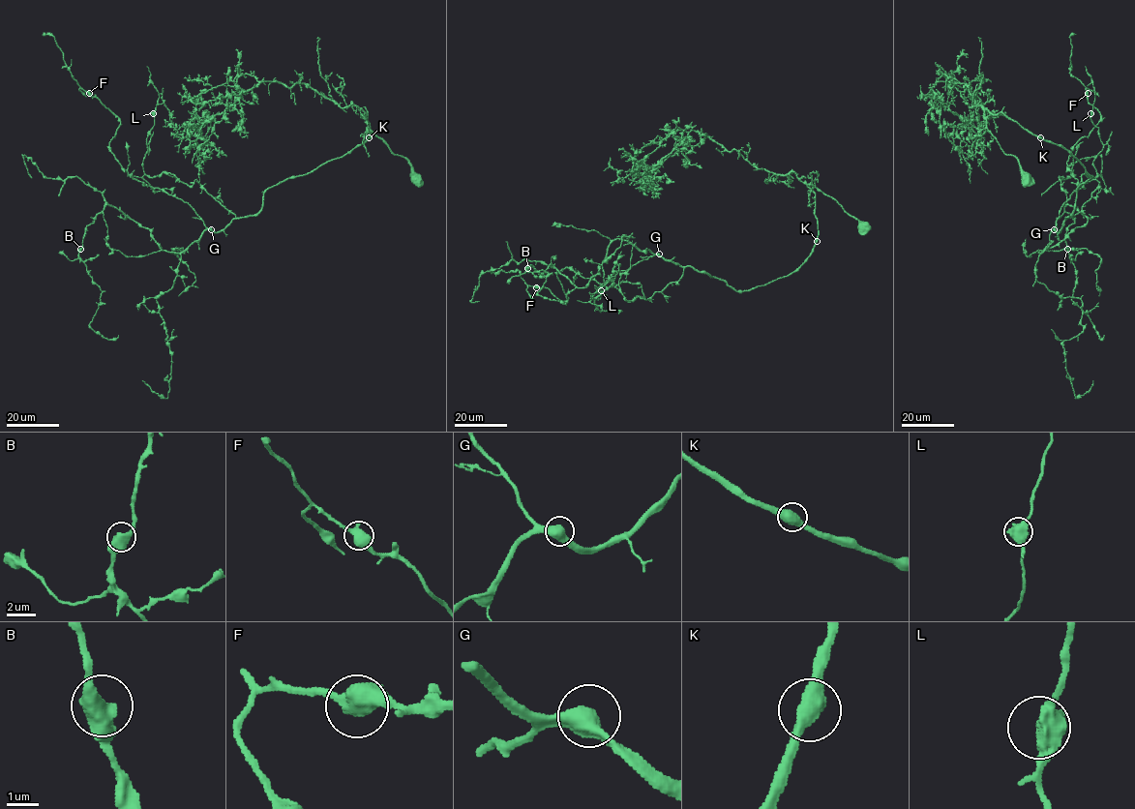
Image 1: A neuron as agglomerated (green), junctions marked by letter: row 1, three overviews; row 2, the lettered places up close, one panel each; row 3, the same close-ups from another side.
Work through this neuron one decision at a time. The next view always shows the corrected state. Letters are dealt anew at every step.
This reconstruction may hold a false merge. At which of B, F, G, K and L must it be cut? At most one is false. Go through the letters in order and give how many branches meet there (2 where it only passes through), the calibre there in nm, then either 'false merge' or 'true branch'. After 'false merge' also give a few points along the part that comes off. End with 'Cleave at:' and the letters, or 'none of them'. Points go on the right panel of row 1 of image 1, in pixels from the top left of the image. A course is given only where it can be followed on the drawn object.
B: 2 | 600 nm | true branch
F: 2 | 600 nm | true branch
G: 2 | 550 nm | true branch
K: 2 | 600 nm | true branch
L: 2 | 600 nm | true branch
Cleave at: none of them

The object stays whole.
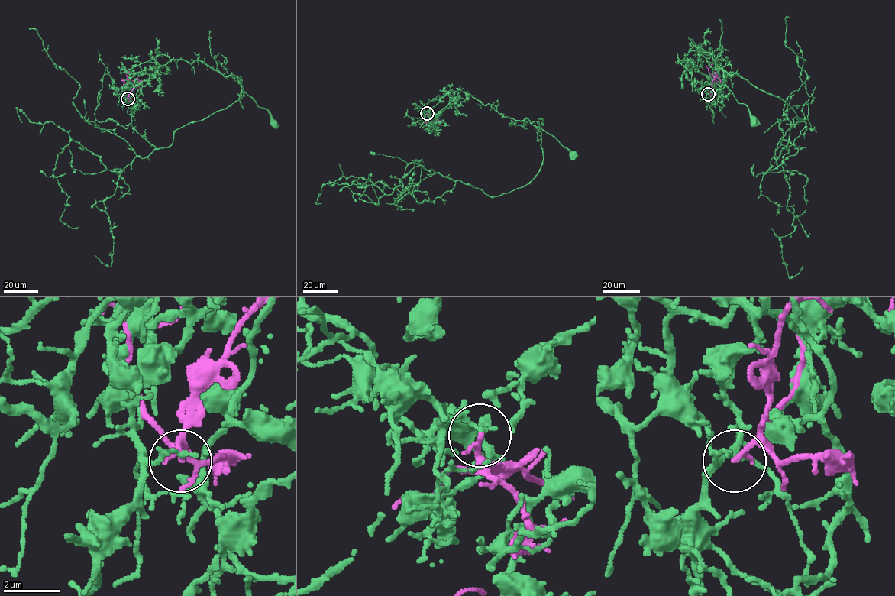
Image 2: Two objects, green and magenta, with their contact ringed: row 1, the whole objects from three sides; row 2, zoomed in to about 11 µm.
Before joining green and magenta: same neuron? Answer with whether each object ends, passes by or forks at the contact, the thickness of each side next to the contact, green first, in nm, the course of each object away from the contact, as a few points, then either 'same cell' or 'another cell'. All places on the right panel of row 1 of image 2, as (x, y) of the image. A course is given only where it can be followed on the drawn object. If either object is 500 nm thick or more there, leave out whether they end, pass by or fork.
green ends | magenta ends | 190/190 nm | green via (708, 94), (712, 80), (684, 57), (690, 51), (712, 56), (714, 69), (722, 69), (725, 83), (753, 120) | magenta via (709, 94), (712, 89), (713, 82), (709, 69), (712, 64) | another cell

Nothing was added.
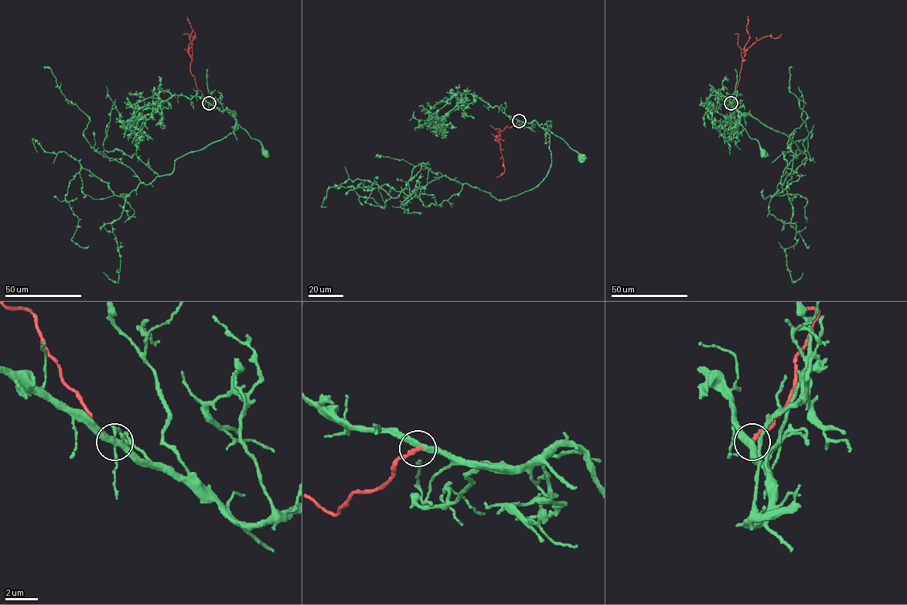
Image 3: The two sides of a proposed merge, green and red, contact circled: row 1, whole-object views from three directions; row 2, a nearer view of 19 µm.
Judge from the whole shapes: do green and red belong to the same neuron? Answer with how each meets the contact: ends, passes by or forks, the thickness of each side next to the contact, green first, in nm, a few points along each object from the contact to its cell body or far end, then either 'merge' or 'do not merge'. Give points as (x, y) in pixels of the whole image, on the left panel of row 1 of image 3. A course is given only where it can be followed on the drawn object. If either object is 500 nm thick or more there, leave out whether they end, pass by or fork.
green passes by; red ends there; 360 nm thick on the green side, 240 nm on the other; green runs (209, 103), (220, 111), (230, 111), (236, 121), (251, 138), (259, 141), (265, 152); red runs (209, 103), (198, 89), (191, 73), (191, 58), (189, 51), (195, 35), (196, 38), (189, 33); do not merge

